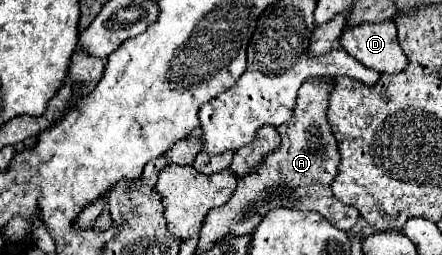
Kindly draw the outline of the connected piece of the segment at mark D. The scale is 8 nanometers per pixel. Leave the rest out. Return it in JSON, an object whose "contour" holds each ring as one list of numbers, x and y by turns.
{"contour":[[393,20,361,24,345,30,339,42,347,54,381,74,397,74,409,64,397,42,397,28]]}

